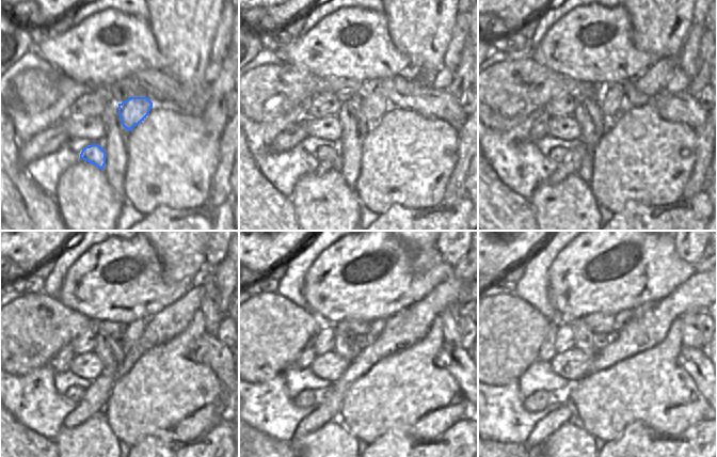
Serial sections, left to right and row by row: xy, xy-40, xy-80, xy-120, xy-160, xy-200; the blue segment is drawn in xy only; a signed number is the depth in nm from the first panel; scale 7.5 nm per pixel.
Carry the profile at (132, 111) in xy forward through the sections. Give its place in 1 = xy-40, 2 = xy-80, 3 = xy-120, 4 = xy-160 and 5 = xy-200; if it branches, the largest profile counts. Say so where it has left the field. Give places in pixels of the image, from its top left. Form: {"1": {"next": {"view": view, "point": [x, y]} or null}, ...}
{"1": {"next": {"view": "xy-40", "point": [373, 105]}}, "2": {"next": {"view": "xy-80", "point": [612, 100]}}, "3": {"next": {"view": "xy-120", "point": [133, 331]}}, "4": {"next": {"view": "xy-160", "point": [377, 326]}}, "5": {"next": {"view": "xy-200", "point": [618, 326]}}}

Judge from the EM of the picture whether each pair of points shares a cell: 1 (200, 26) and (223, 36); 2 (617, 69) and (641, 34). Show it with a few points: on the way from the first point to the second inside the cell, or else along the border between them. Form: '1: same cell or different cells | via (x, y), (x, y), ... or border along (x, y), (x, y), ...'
1: different cells | border along (222, 11), (212, 38), (209, 58)
2: different cells | border along (630, 20), (631, 42), (638, 49), (655, 57)

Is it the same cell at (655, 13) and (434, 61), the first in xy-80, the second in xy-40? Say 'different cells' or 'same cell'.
same cell

